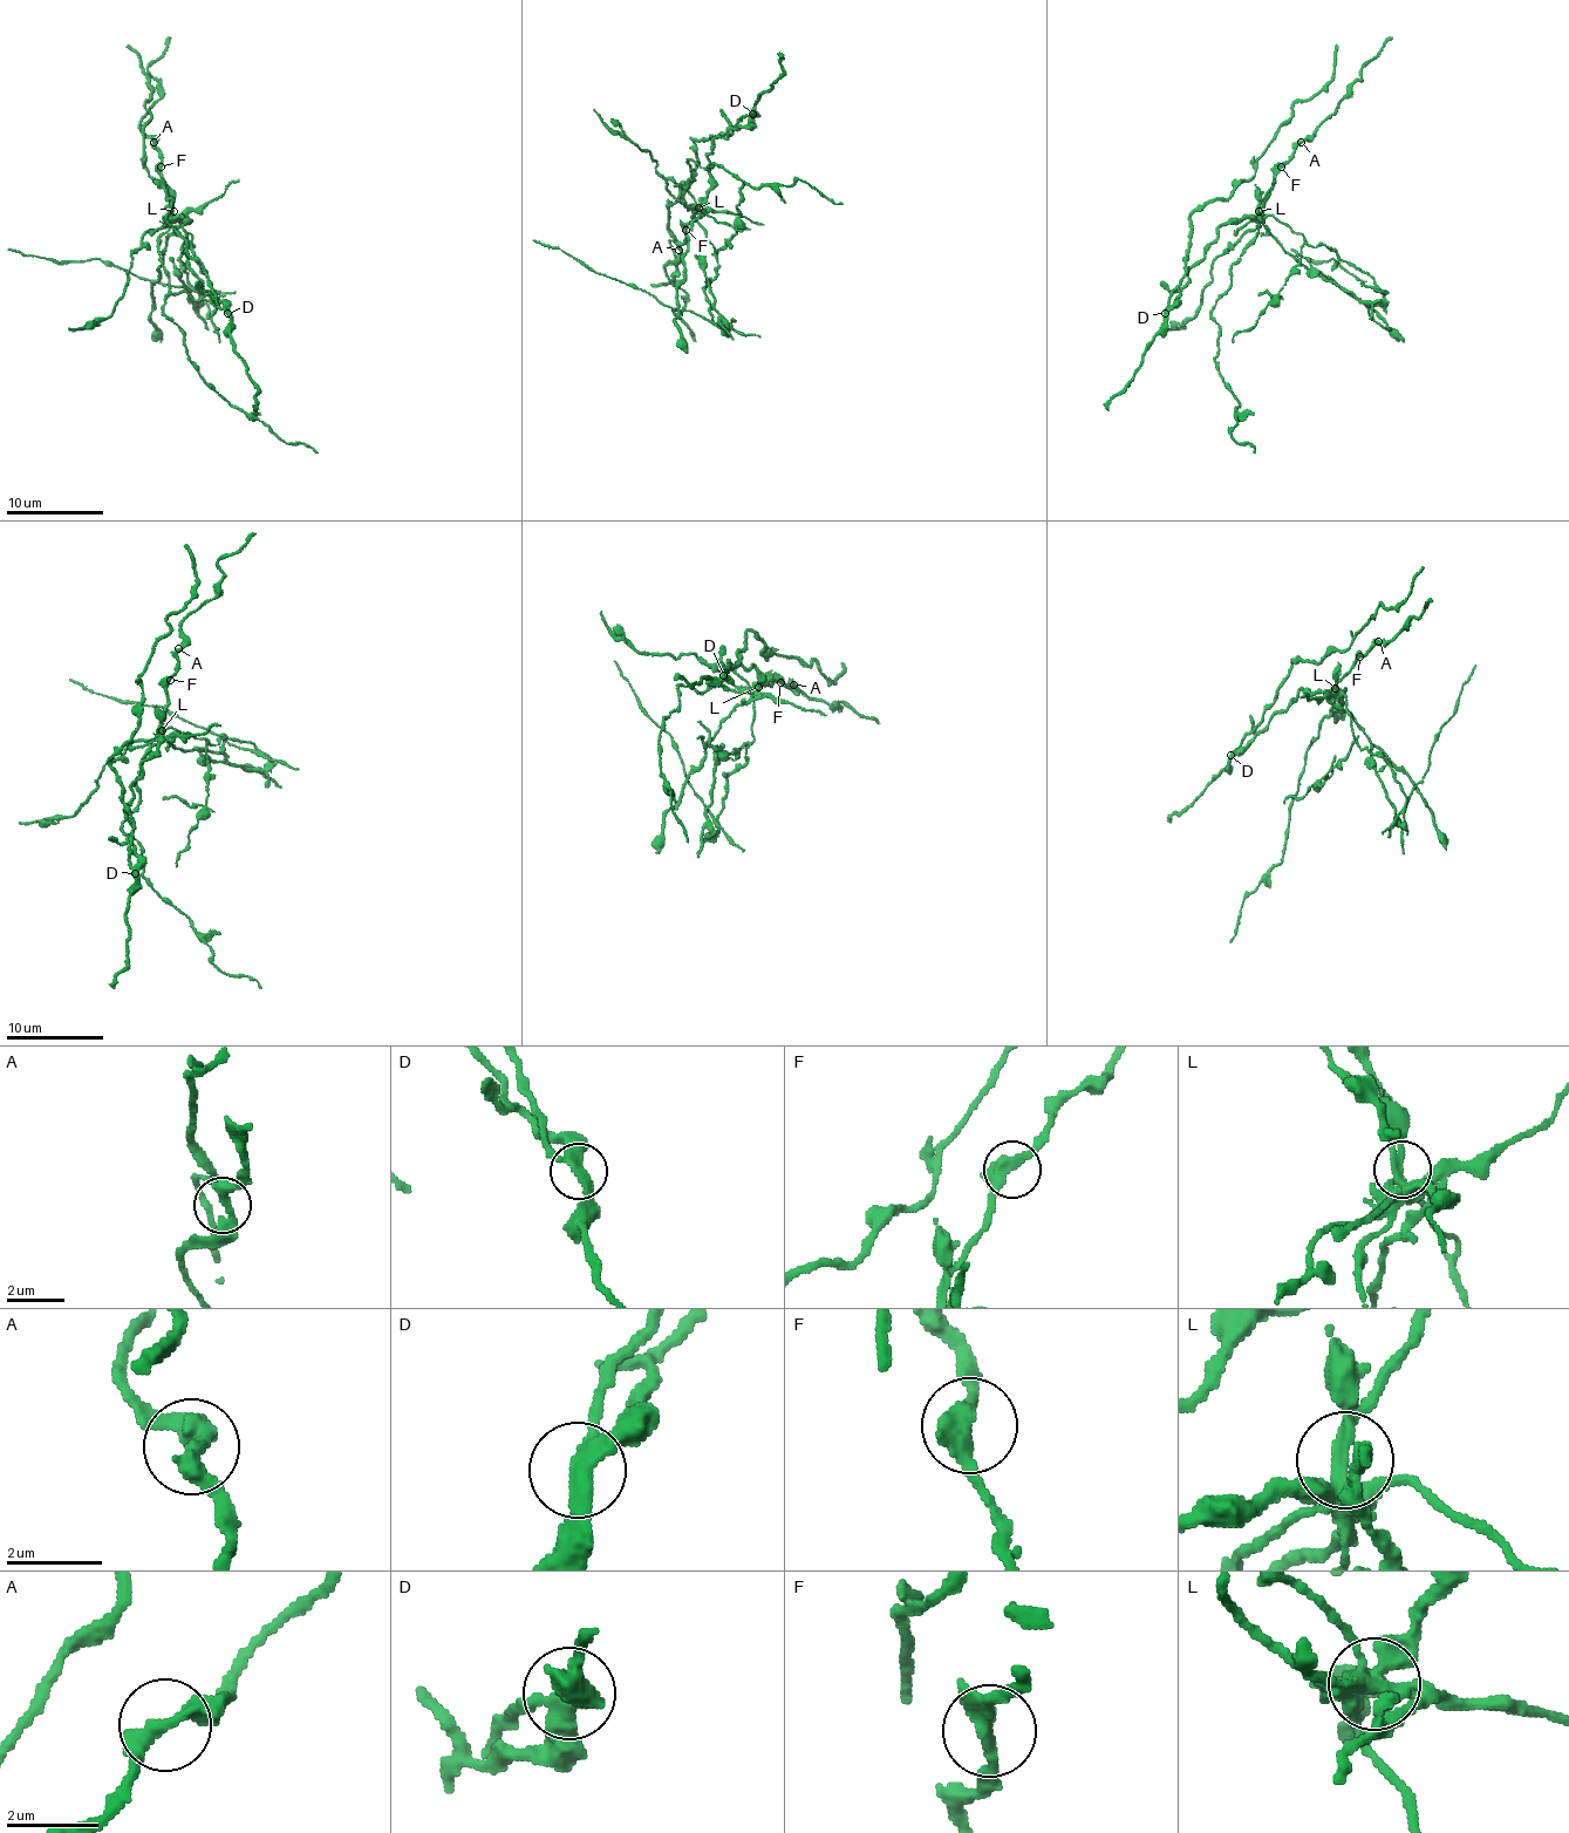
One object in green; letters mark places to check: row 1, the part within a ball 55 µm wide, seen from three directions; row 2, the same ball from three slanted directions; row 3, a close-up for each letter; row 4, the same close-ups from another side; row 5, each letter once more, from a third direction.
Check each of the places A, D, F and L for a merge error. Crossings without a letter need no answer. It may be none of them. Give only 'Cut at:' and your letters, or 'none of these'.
Cut at: D, L

